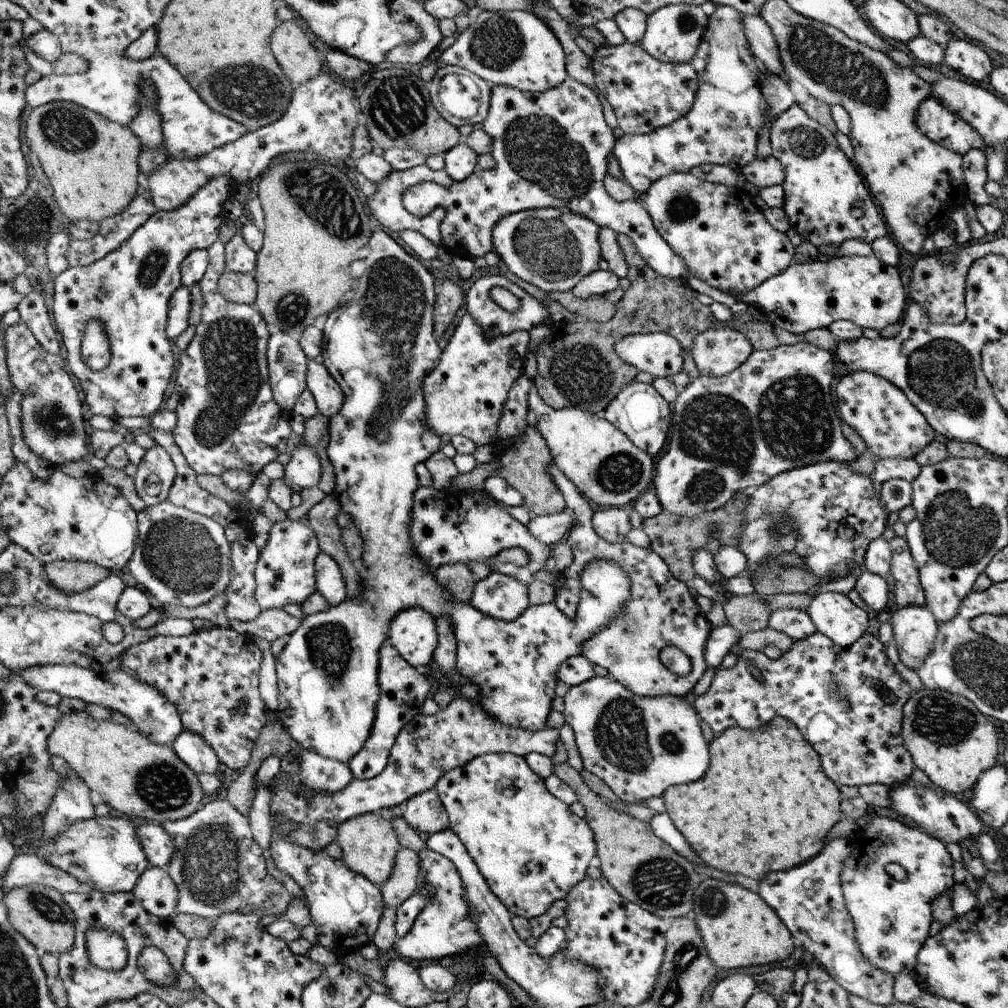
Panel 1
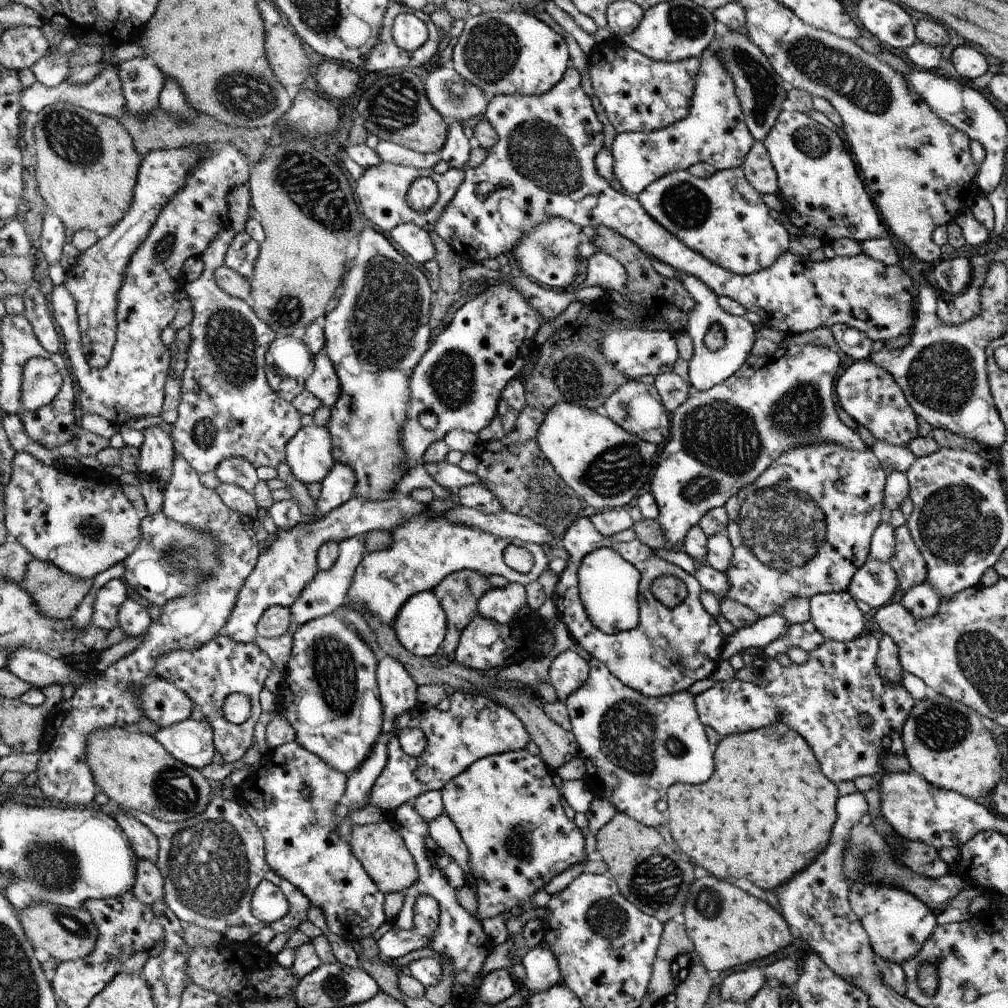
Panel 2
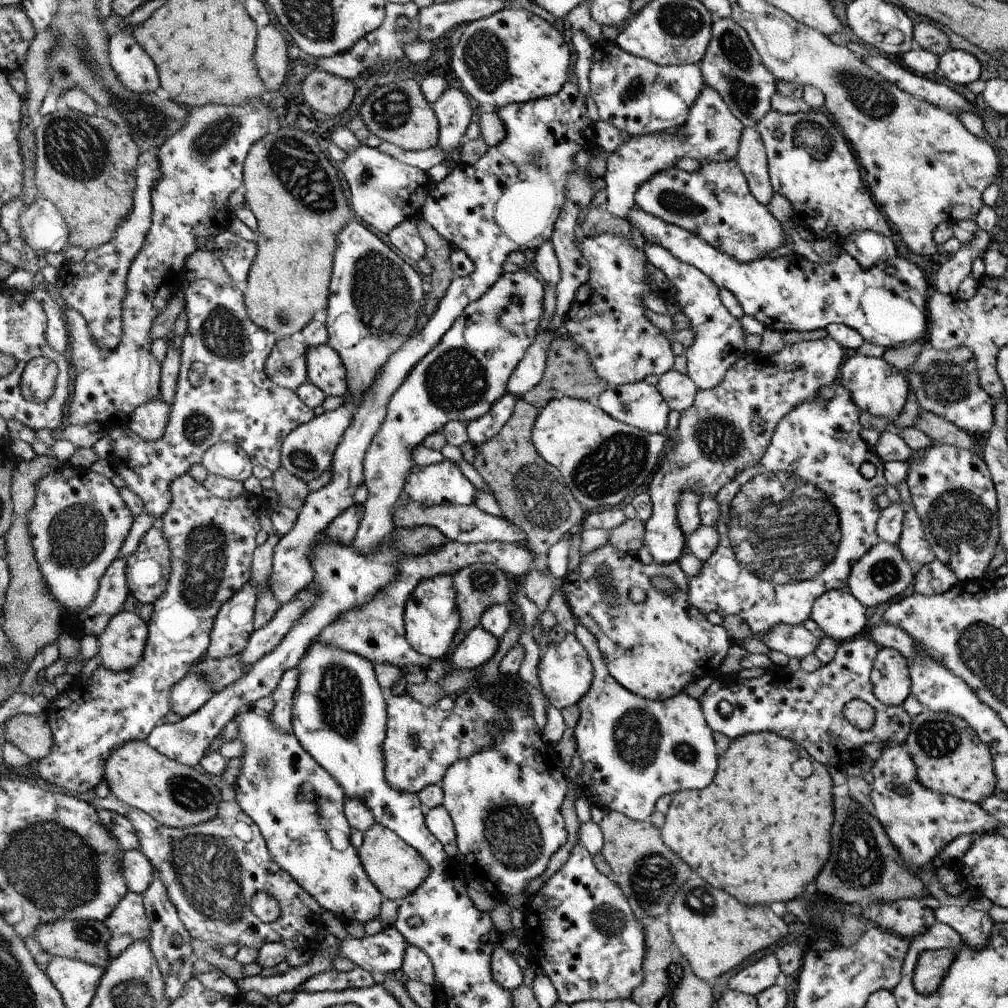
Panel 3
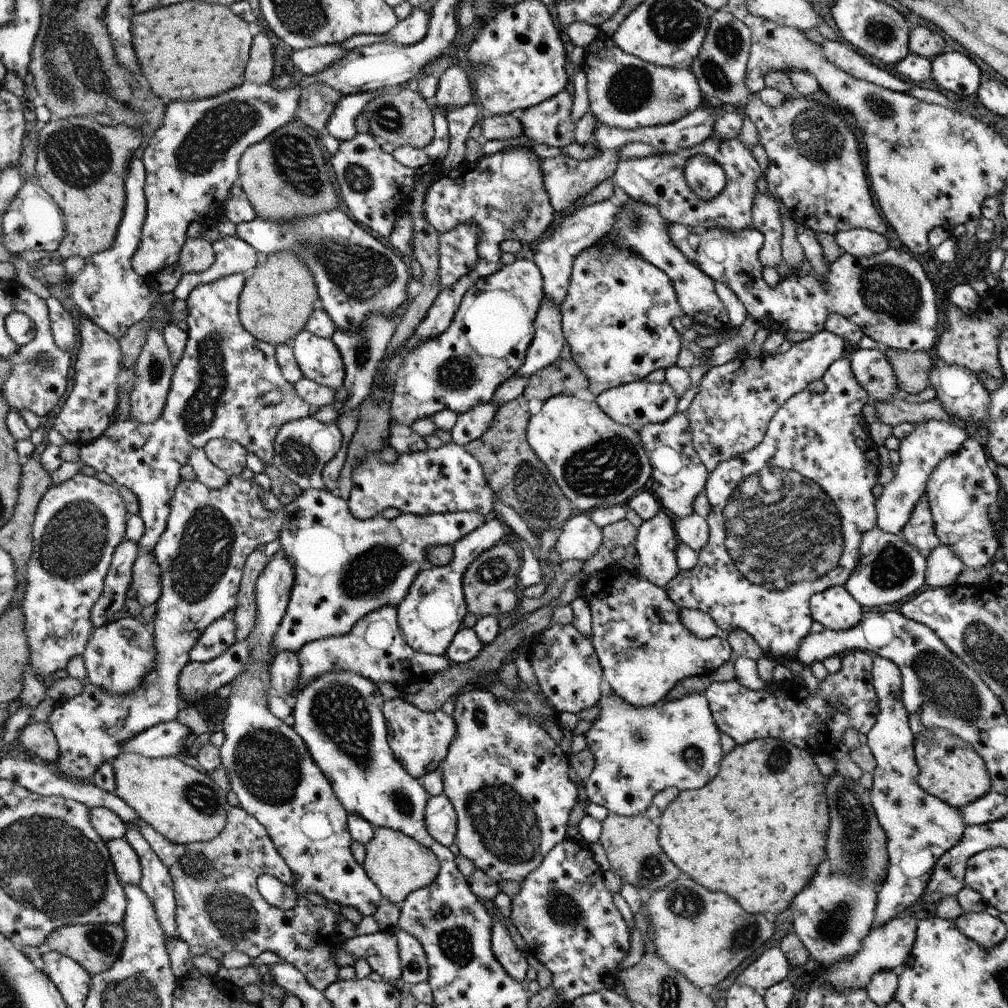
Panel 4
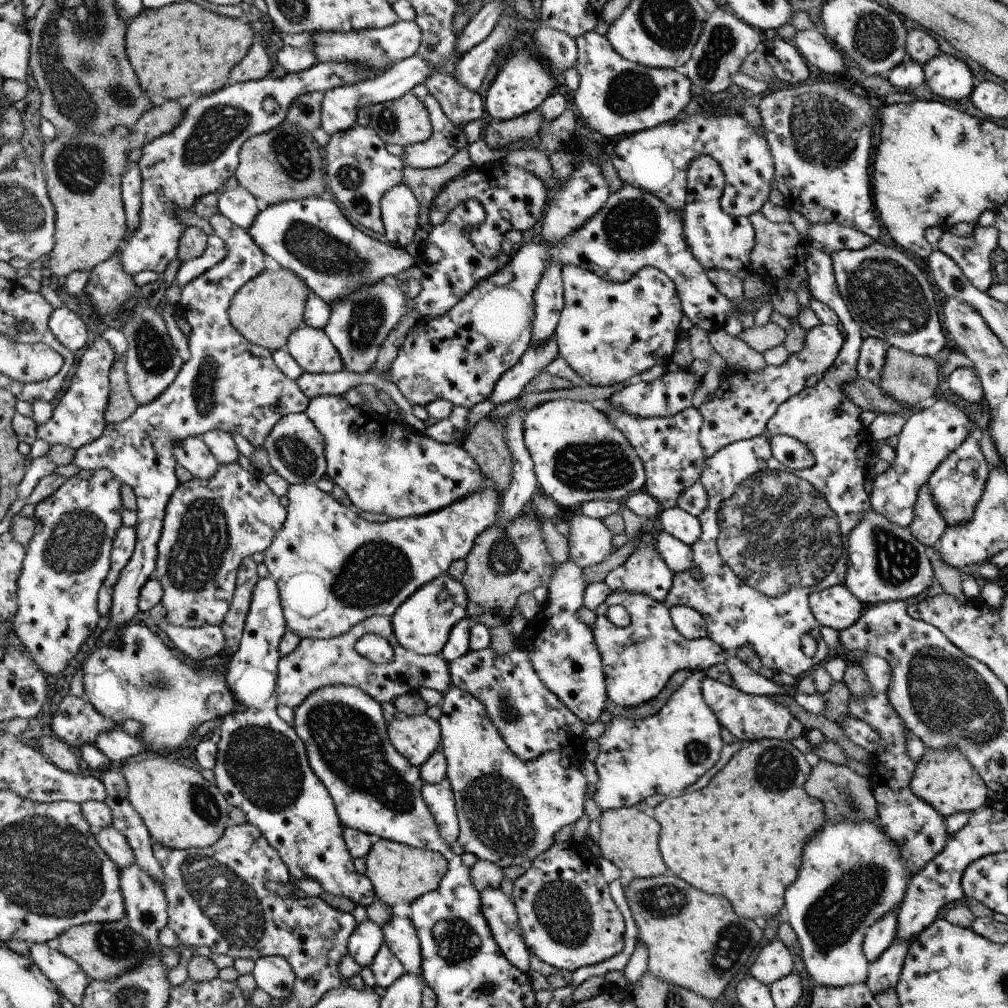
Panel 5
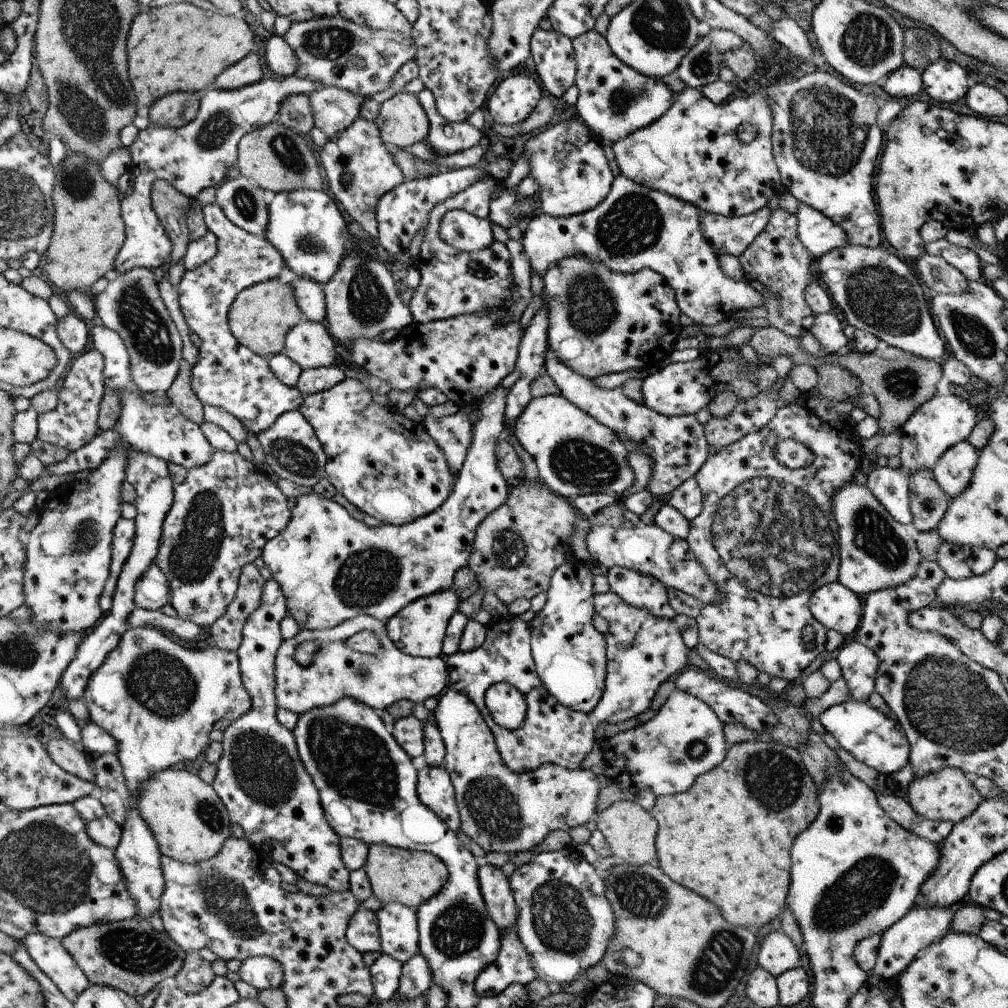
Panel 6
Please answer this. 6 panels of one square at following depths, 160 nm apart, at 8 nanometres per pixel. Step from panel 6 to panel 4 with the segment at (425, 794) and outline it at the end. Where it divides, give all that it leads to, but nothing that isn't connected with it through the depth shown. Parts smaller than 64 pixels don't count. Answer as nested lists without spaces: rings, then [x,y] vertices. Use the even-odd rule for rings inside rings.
[[[442,793],[431,797],[426,808],[427,831],[440,844],[449,847],[455,842],[458,831],[458,816],[451,800]]]

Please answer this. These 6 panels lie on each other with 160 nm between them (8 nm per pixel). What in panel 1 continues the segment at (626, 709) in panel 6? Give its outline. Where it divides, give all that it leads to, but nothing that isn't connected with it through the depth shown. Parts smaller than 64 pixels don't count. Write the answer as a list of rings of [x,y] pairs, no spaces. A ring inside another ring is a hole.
[[[554,459],[547,466],[547,473],[560,489],[576,520],[566,536],[573,552],[572,564],[560,572],[554,584],[556,598],[553,603],[568,618],[575,617],[582,588],[580,574],[592,560],[610,559],[622,567],[631,580],[629,597],[623,611],[583,644],[582,655],[593,665],[606,668],[624,688],[641,697],[685,697],[707,669],[705,648],[713,629],[712,621],[708,620],[704,608],[700,607],[700,600],[692,596],[692,588],[688,588],[692,583],[678,580],[663,557],[652,549],[637,547],[627,540],[611,543],[600,537],[592,526],[595,508]],[[666,647],[679,648],[690,659],[691,671],[686,676],[674,674],[662,664],[659,654]]]

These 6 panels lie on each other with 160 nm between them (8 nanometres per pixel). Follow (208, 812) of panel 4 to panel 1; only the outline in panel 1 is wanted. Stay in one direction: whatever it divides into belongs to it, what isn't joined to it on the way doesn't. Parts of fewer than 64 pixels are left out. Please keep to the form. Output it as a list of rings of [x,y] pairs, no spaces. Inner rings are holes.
[[[88,711],[68,713],[62,717],[55,734],[52,735],[49,749],[52,754],[62,756],[93,792],[99,792],[110,808],[115,808],[120,814],[138,816],[148,822],[164,824],[194,815],[205,792],[200,790],[199,775],[197,775],[171,746],[154,744],[148,737],[138,731],[114,724],[109,718],[97,719]]]

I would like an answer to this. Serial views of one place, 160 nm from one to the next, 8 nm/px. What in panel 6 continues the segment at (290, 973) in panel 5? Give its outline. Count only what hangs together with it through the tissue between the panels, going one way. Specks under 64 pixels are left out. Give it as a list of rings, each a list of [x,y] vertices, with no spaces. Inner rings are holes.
[[[266,955],[243,960],[238,973],[244,982],[259,990],[281,988],[285,982],[283,964]]]

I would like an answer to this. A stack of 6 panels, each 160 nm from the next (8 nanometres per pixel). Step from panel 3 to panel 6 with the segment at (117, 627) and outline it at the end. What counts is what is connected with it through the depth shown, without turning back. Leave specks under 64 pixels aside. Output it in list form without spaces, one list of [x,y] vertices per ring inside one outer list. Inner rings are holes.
[[[134,627],[128,629],[120,639],[119,646],[108,655],[103,667],[90,680],[84,697],[90,709],[92,722],[108,730],[116,740],[117,747],[119,748],[116,756],[119,757],[123,766],[123,775],[127,780],[128,788],[133,798],[137,795],[137,790],[140,786],[156,775],[157,772],[162,772],[170,768],[170,766],[176,767],[180,762],[184,762],[184,760],[202,758],[202,750],[206,750],[206,746],[209,745],[210,738],[208,738],[208,734],[210,734],[210,730],[213,730],[212,724],[216,720],[226,718],[226,720],[233,721],[239,719],[242,715],[246,715],[251,710],[251,696],[243,685],[238,653],[219,649],[218,647],[208,647],[205,649],[200,645],[180,646],[178,642],[174,642],[174,639],[170,640],[162,630],[156,630],[156,627]]]

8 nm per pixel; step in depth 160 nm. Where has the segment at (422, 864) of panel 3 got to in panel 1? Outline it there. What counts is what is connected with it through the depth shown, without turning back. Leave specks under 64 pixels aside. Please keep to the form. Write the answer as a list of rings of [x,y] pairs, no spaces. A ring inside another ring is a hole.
[[[366,813],[348,819],[338,828],[335,842],[342,849],[344,864],[356,874],[364,875],[369,881],[380,886],[392,872],[396,852],[401,847],[391,822],[378,813]]]

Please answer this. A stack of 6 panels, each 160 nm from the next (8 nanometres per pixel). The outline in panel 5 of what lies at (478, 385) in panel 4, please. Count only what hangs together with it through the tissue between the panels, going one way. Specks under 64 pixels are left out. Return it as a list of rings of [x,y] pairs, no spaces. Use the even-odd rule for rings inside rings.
[[[622,184],[616,192],[611,193],[607,204],[604,204],[604,207],[574,234],[554,242],[550,242],[542,234],[532,238],[517,252],[513,252],[510,262],[503,264],[500,272],[494,272],[490,278],[479,283],[447,315],[417,323],[406,334],[400,352],[392,360],[386,372],[387,380],[398,387],[410,404],[426,407],[434,400],[442,398],[453,406],[462,406],[469,410],[476,404],[484,403],[495,391],[499,380],[530,350],[532,324],[535,319],[535,291],[552,264],[578,266],[598,274],[604,280],[616,283],[628,282],[636,272],[645,267],[658,268],[675,282],[684,314],[696,328],[708,332],[725,329],[732,314],[740,312],[754,315],[764,304],[762,297],[755,300],[744,298],[742,308],[738,308],[730,298],[724,297],[724,294],[712,284],[710,275],[700,264],[700,260],[688,248],[687,234],[684,233],[683,210],[670,208],[650,192]]]

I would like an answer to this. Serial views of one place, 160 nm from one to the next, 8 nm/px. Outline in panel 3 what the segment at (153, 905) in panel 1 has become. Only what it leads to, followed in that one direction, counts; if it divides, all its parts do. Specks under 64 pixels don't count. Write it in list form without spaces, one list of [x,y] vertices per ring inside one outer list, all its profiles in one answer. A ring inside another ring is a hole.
[[[132,849],[120,854],[120,862],[123,864],[128,890],[142,895],[155,880],[153,877],[155,868],[151,861],[142,851]]]

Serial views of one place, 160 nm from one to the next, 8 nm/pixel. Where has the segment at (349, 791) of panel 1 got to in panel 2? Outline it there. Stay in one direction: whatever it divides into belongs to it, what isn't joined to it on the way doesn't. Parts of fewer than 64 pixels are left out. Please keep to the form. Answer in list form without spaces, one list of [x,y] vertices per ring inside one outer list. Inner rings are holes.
[[[451,691],[450,708],[447,711],[441,711],[436,707],[423,707],[420,704],[404,712],[397,719],[397,724],[393,732],[389,735],[387,746],[389,757],[386,766],[380,773],[380,776],[374,781],[374,786],[370,789],[368,801],[370,805],[377,806],[386,815],[395,811],[403,804],[412,802],[417,796],[428,791],[441,791],[448,781],[458,776],[464,769],[468,768],[473,762],[481,758],[508,751],[519,751],[526,749],[526,744],[531,741],[524,723],[516,716],[514,711],[508,707],[495,703],[493,700],[484,697],[483,694],[470,694],[462,691]],[[400,727],[410,727],[411,729],[420,729],[426,737],[426,748],[418,756],[410,756],[402,750],[395,730]]]

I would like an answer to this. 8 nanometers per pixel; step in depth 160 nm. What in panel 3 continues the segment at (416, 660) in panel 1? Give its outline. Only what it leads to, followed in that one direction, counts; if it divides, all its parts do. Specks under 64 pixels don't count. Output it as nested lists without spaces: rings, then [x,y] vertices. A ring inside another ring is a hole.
[[[442,575],[434,579],[426,579],[415,588],[411,598],[407,600],[406,614],[403,620],[406,624],[408,644],[421,655],[431,658],[448,659],[448,648],[456,636],[460,615],[455,601],[454,575]]]

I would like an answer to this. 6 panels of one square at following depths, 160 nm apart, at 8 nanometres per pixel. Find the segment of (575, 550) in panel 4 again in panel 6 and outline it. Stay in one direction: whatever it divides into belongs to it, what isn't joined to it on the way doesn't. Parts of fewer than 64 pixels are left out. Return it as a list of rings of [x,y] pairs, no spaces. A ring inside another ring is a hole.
[[[594,522],[586,536],[586,544],[590,553],[590,562],[605,566],[607,570],[613,566],[638,571],[661,580],[668,590],[676,589],[700,599],[704,604],[721,603],[723,593],[719,584],[695,559],[685,540],[676,538],[662,530],[656,524],[638,524],[632,528],[614,528]]]

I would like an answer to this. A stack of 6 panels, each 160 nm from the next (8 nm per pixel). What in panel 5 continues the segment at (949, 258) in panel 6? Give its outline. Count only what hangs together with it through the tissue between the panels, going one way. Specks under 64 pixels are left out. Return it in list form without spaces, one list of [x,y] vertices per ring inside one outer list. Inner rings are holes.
[[[976,225],[973,233],[966,238],[944,232],[936,249],[945,252],[958,264],[974,288],[988,293],[996,282],[991,270],[990,254],[997,247],[997,242],[998,233],[994,225]]]

